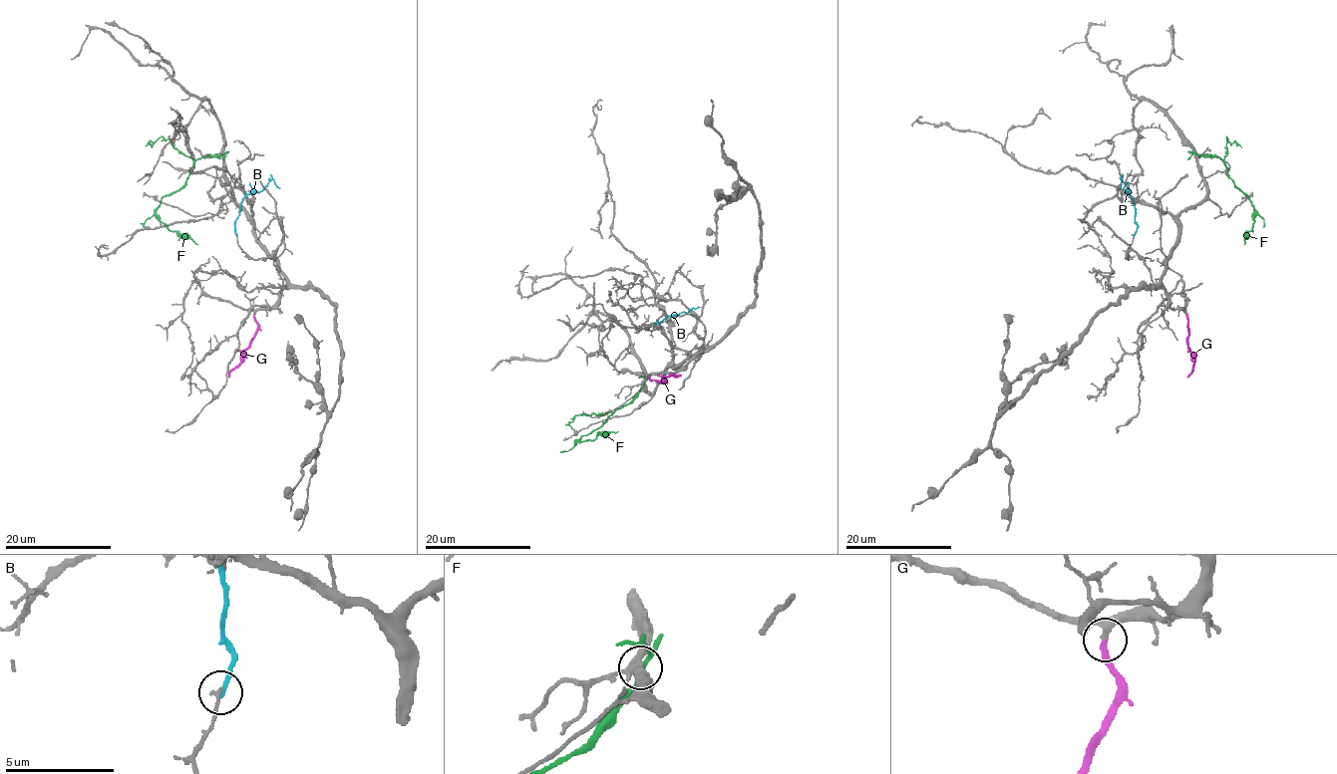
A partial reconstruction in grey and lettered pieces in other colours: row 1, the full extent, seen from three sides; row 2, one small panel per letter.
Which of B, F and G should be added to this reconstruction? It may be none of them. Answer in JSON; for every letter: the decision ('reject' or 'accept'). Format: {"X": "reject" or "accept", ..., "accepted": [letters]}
{"B": "reject", "F": "reject", "G": "accept", "accepted": ["G"]}

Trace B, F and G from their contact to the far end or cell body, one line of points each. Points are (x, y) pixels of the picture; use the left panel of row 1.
B: (236, 235), (234, 223), (242, 199), (261, 191), (272, 179), (280, 188)
F: (224, 153), (201, 156), (194, 161), (184, 184), (161, 201), (157, 216), (172, 231), (186, 233), (197, 244)
G: (254, 315), (257, 332), (244, 352), (244, 359), (228, 378)

